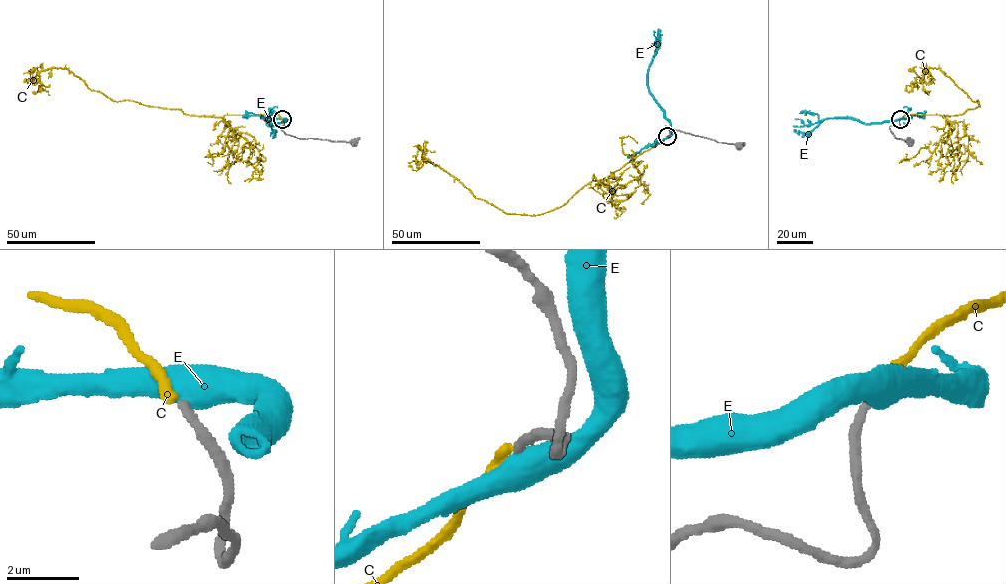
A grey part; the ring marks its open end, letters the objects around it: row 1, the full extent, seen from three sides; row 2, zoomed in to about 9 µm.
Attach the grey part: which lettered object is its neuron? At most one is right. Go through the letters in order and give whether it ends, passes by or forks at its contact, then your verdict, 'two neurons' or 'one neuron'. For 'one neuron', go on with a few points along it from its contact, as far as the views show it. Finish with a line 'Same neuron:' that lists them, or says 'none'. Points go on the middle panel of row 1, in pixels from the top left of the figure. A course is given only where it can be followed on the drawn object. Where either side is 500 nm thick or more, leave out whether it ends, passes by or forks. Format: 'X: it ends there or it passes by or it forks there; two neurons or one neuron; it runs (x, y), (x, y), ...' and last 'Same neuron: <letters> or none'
C: it ends there; one neuron; it runs (667, 136), (607, 180), (532, 215), (476, 198), (429, 162), (418, 168), (424, 152)
E: two neurons
Same neuron: C

